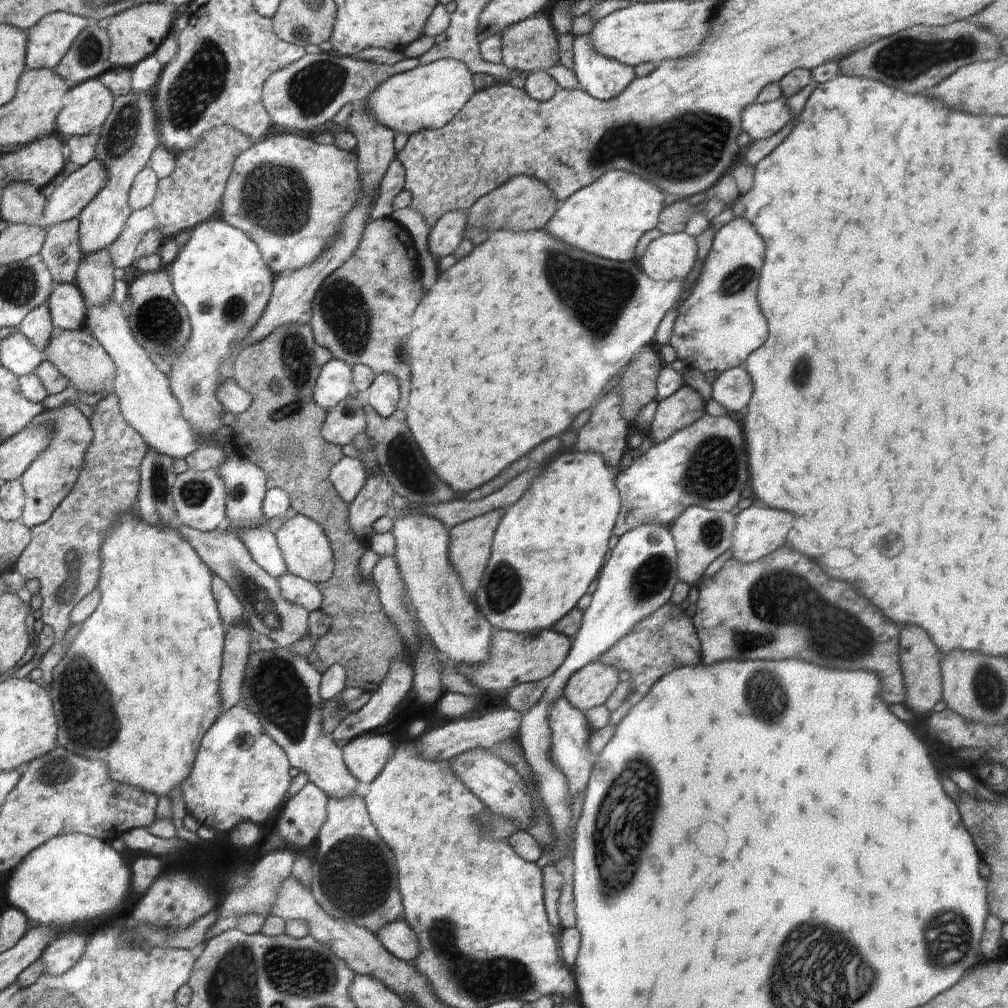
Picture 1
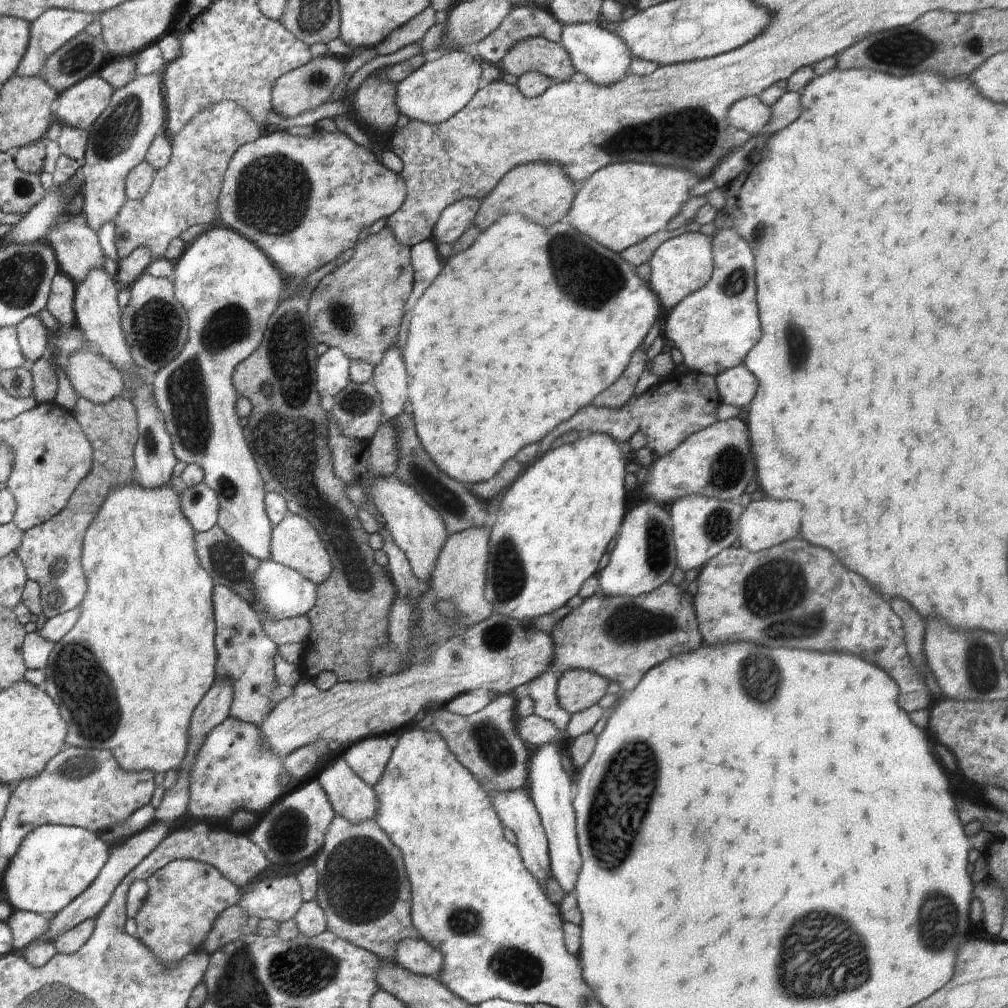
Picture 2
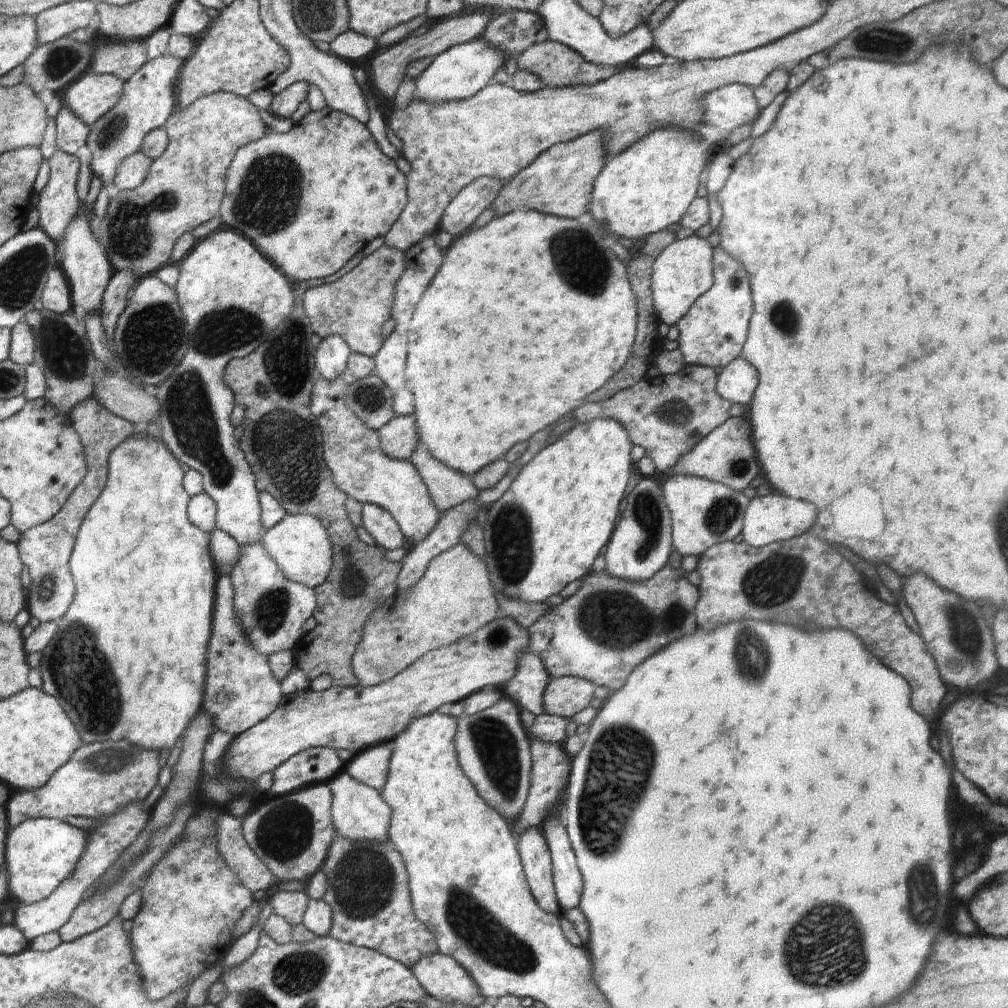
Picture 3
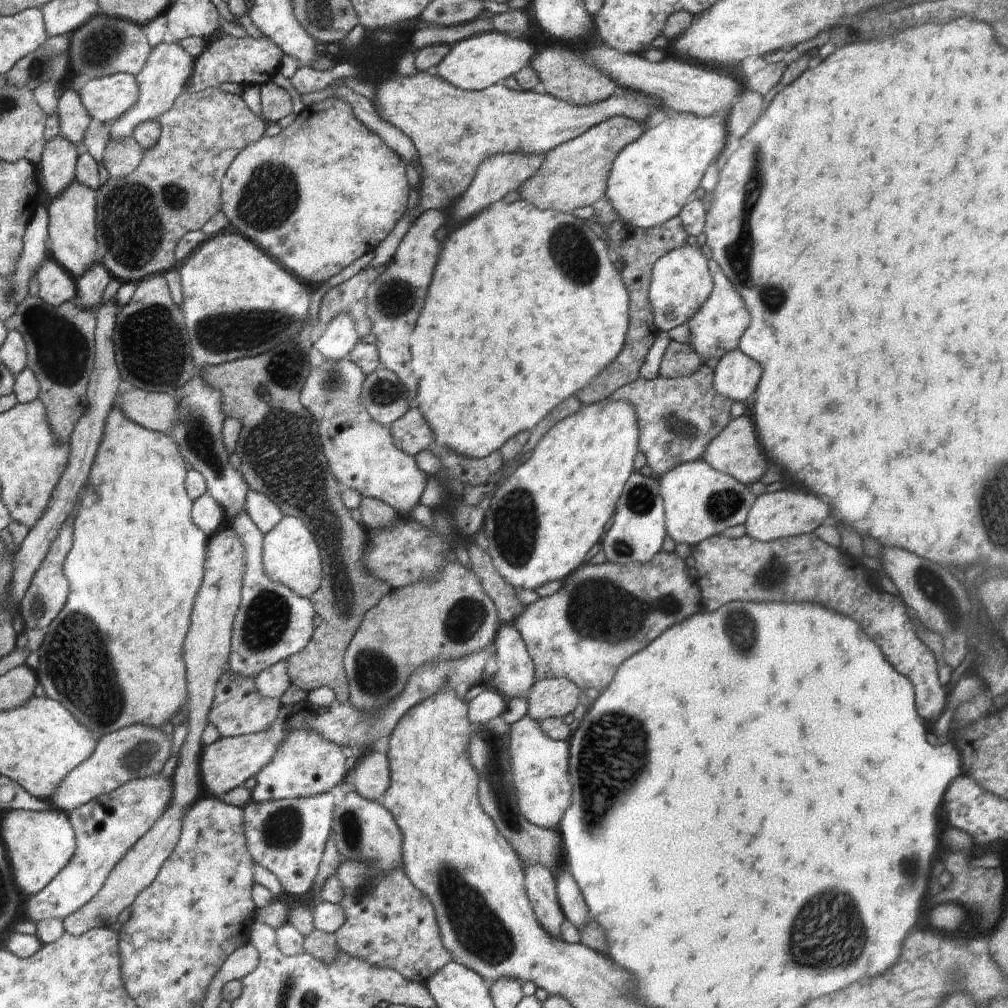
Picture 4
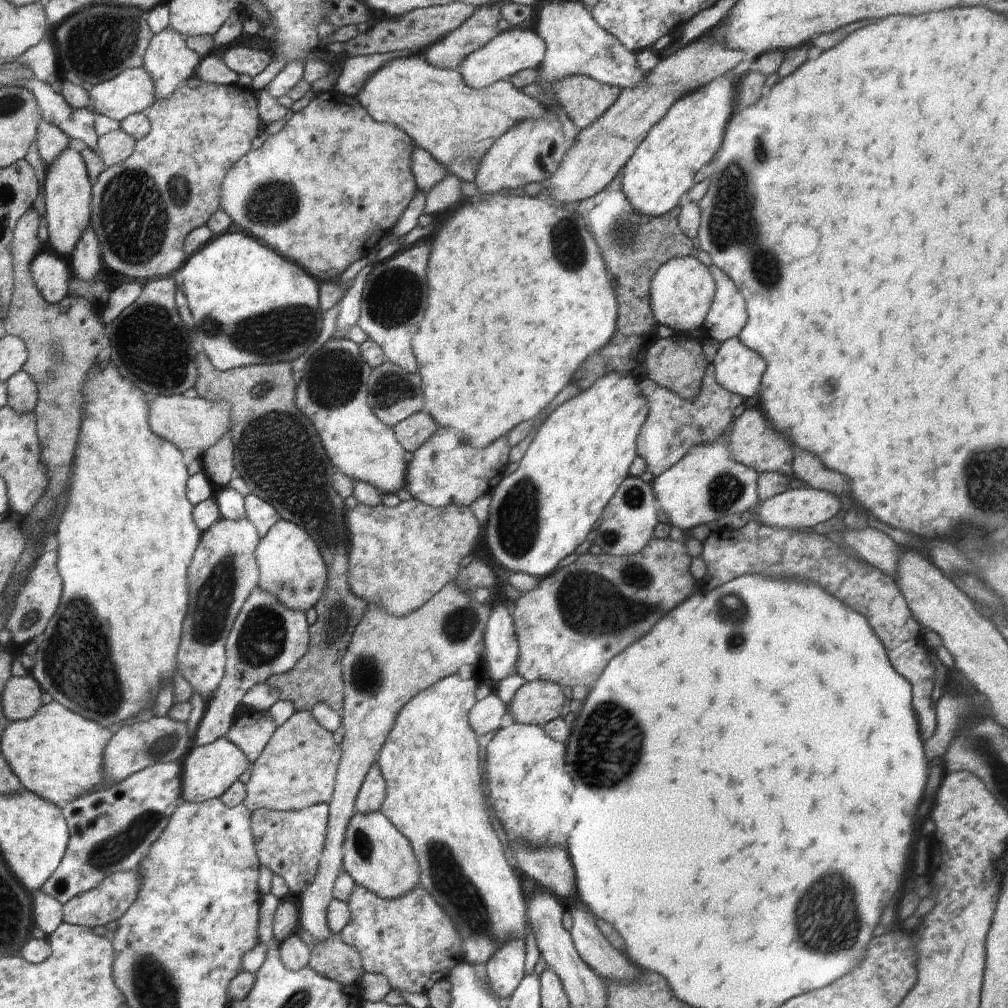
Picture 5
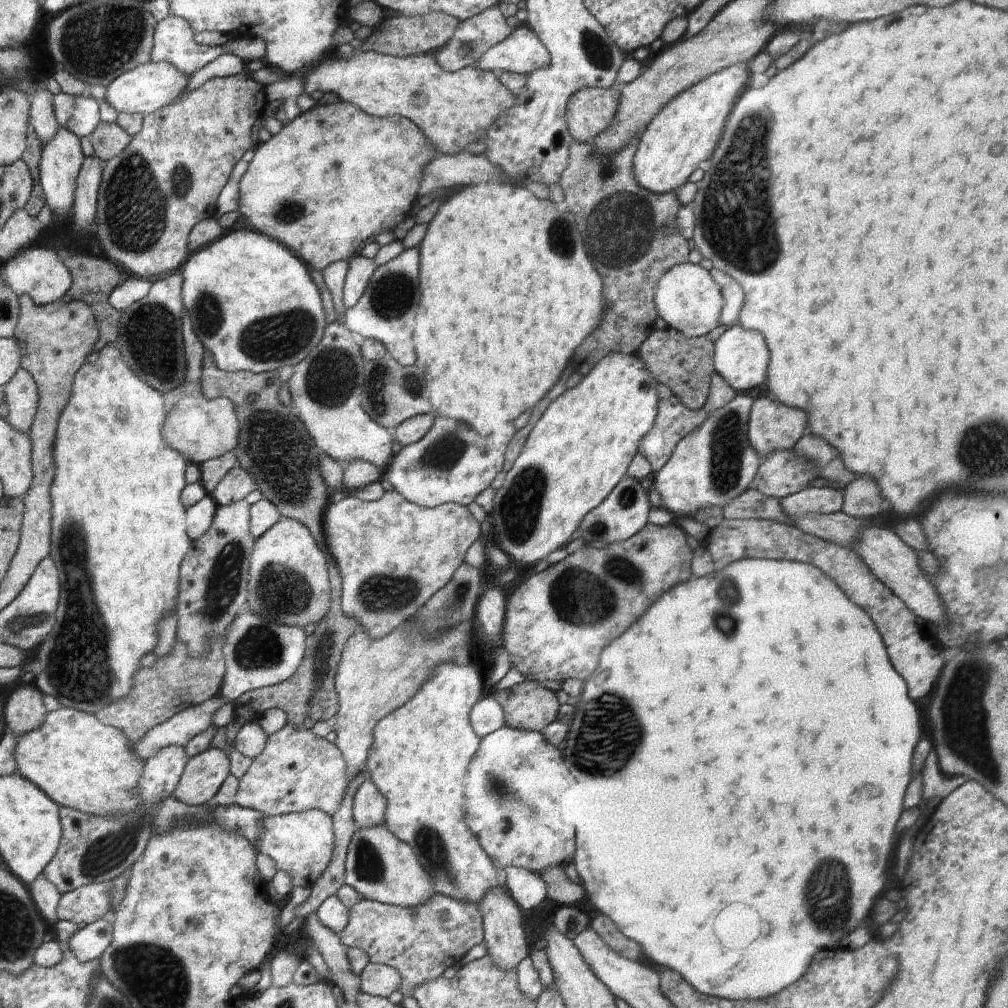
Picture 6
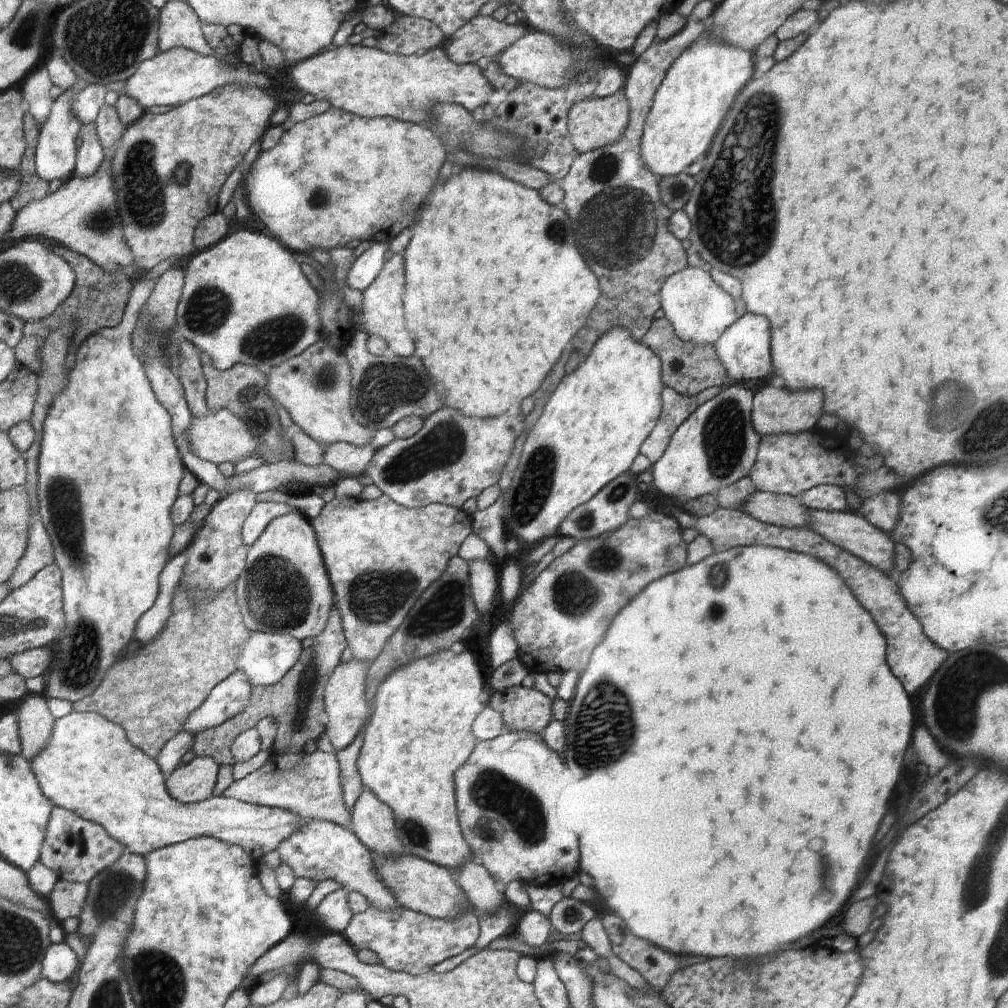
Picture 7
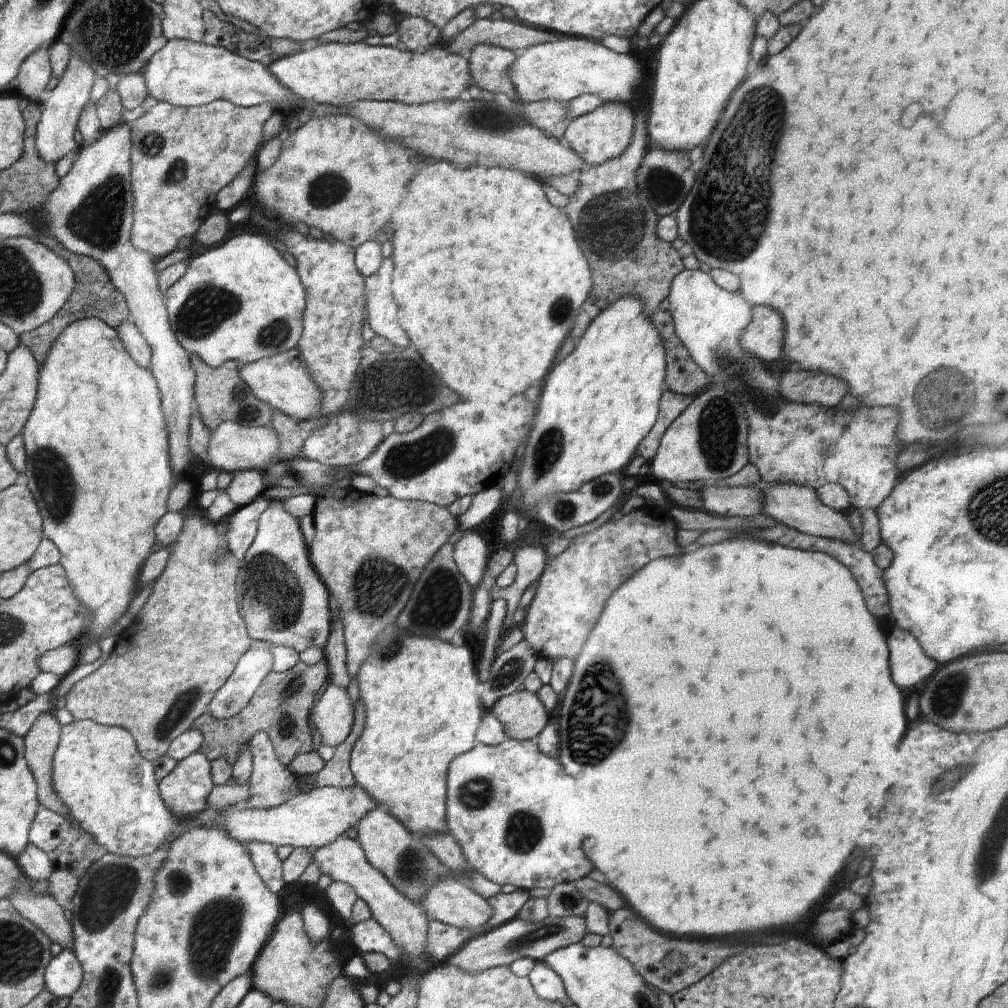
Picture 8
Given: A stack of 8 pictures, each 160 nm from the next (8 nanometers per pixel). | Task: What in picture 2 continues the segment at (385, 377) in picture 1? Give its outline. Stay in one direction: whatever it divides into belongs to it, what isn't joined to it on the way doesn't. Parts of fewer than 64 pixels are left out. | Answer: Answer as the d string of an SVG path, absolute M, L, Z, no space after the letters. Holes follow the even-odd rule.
M396 346L388 347L388 352L384 354L381 361L373 367L373 381L376 390L379 392L381 398L381 409L383 412L384 420L389 422L402 415L407 411L406 402L406 370L404 370L404 362L402 362L402 354Z

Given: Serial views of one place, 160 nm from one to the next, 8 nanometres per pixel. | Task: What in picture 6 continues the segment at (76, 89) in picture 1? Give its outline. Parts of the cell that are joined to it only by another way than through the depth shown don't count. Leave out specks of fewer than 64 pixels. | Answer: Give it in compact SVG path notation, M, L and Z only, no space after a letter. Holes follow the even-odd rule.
M148 62L144 65L136 66L114 78L106 86L106 96L104 100L112 106L118 114L128 112L128 114L152 115L152 112L175 103L184 91L191 76L184 76L176 66L168 62Z

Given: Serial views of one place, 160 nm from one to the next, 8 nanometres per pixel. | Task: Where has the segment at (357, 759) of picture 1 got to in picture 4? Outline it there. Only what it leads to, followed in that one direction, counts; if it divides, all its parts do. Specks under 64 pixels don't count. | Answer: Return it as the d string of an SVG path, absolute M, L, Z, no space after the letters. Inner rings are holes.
M375 750L358 764L350 766L351 787L365 799L380 803L391 783L387 753Z

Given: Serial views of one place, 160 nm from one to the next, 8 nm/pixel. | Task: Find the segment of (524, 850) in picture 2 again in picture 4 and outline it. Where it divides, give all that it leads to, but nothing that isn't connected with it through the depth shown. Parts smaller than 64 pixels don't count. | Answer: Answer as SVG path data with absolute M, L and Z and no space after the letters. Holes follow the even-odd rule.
M544 865L525 866L525 889L534 914L543 929L554 939L560 939L564 922L556 892L556 873Z

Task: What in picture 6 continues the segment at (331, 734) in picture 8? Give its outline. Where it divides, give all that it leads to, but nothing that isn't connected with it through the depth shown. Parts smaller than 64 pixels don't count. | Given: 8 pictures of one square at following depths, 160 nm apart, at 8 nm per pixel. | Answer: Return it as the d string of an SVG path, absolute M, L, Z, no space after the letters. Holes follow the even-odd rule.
M409 619L383 638L372 640L364 626L360 626L342 652L335 677L340 710L332 724L336 732L336 747L346 764L346 788L358 774L365 772L376 724L400 706L404 706L432 676L438 664L455 662L454 652L463 647L469 648L469 640L476 627L469 623L458 624L456 628L440 632L434 638L424 636L418 628L420 624Z

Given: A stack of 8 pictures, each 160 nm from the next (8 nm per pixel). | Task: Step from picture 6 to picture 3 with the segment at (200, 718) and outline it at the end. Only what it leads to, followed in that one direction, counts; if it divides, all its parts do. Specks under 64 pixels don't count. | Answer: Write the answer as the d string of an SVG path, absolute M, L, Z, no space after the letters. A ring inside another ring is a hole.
M128 739L86 743L76 750L75 754L71 756L71 760L63 764L43 787L16 792L4 807L7 811L10 827L18 826L26 819L34 817L66 820L70 816L84 816L84 818L98 819L119 811L133 800L146 799L150 790L157 785L158 772L160 772L160 760L158 760L156 749L145 749L140 745L132 744Z

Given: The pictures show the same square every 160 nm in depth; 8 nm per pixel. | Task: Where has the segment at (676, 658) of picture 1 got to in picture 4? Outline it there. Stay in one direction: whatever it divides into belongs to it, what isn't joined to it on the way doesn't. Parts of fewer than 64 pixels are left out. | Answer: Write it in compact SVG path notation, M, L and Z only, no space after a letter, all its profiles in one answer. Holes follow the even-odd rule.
M660 549L648 562L618 564L605 561L601 564L582 563L575 571L570 572L566 578L561 580L561 588L551 596L540 597L536 601L527 604L521 613L515 618L514 626L518 629L528 654L535 666L535 680L551 678L565 678L571 680L581 691L588 688L596 688L600 693L612 680L616 669L629 656L635 655L641 648L647 647L654 639L657 639L667 628L677 622L692 616L695 612L702 610L701 590L696 581L689 575L689 569L685 564L685 559L680 557L675 551L666 552Z

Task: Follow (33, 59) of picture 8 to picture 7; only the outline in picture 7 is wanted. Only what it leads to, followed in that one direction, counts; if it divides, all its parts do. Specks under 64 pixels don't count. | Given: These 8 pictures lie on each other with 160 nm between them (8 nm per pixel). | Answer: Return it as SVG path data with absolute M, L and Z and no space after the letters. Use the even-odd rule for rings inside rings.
M45 63L32 69L28 78L21 85L28 110L35 116L40 128L46 122L53 103L50 88L53 82L48 74Z

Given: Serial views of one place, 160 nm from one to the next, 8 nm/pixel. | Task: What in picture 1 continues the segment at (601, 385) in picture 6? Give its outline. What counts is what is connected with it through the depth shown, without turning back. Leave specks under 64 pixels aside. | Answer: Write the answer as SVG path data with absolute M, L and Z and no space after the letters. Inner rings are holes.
M566 452L552 460L544 470L540 471L535 476L535 479L531 480L527 491L520 497L520 500L510 505L506 512L504 512L496 527L491 546L491 555L475 594L475 600L480 612L484 613L484 616L488 619L494 630L506 629L522 634L535 634L538 631L550 629L556 621L559 621L562 616L568 614L576 607L578 600L586 594L588 586L592 584L592 580L598 578L600 569L604 564L604 554L609 549L608 544L610 542L608 540L613 535L613 528L621 511L621 500L617 489L617 482L615 481L616 474L617 469L610 466L599 452Z

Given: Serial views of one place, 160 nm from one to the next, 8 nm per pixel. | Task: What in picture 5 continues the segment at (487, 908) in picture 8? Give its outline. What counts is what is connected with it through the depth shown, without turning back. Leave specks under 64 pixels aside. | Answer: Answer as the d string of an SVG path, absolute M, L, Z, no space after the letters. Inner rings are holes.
M380 811L366 814L357 812L352 816L345 830L342 852L342 870L352 877L356 885L363 886L366 890L376 893L380 898L399 899L421 884L419 862L415 857L410 841L402 836L398 829L394 828L394 825Z

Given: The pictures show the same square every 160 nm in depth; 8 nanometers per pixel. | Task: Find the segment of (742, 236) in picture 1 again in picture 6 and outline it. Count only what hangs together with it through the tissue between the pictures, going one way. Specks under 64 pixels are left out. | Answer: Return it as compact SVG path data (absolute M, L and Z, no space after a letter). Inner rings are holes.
M713 268L709 270L709 273L720 287L725 302L721 310L719 326L726 324L726 326L731 327L737 322L740 309L744 302L743 288L736 280L720 269Z

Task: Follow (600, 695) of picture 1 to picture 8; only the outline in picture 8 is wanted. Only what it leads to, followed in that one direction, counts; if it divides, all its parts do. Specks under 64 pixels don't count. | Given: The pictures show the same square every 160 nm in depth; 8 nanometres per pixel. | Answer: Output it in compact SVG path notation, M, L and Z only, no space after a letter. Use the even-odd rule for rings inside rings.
M526 689L503 696L496 701L490 712L502 723L506 736L517 741L536 740L540 731L548 724L550 715L536 693L530 694Z

